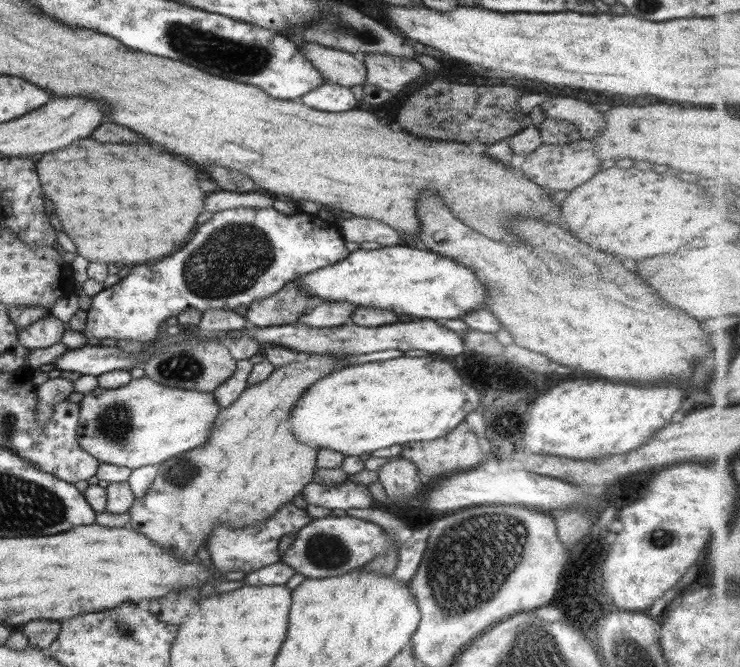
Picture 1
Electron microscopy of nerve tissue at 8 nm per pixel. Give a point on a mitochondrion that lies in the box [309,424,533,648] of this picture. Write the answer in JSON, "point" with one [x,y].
{"point":[479,574]}

